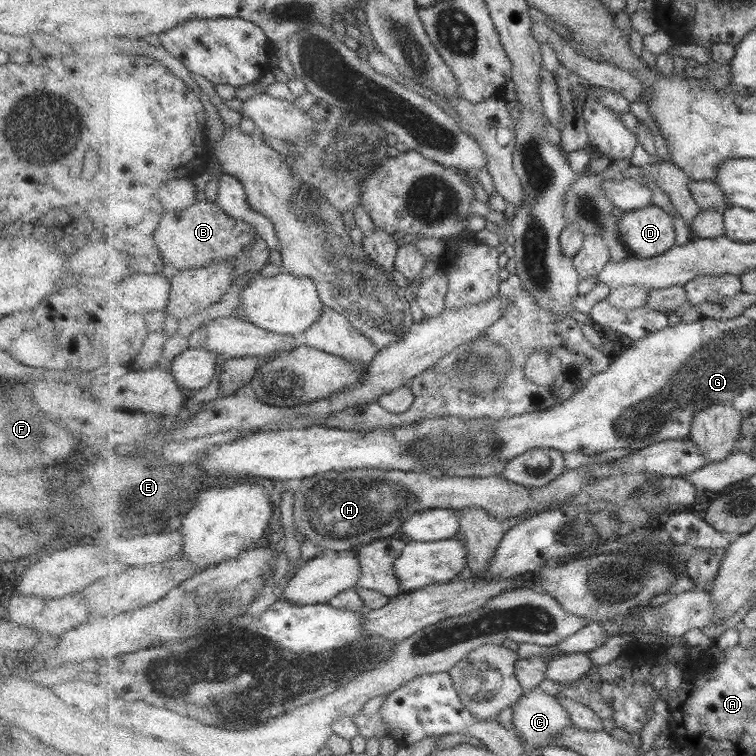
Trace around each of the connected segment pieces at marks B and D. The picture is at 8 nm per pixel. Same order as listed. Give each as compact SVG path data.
M201 199L184 209L166 210L161 220L154 237L164 261L170 263L177 272L201 269L216 260L225 259L234 266L237 278L245 272L259 272L269 263L271 250L268 242L257 234L256 227L233 218L217 202Z
M656 205L626 211L620 218L620 240L640 259L667 253L675 246L673 216Z

